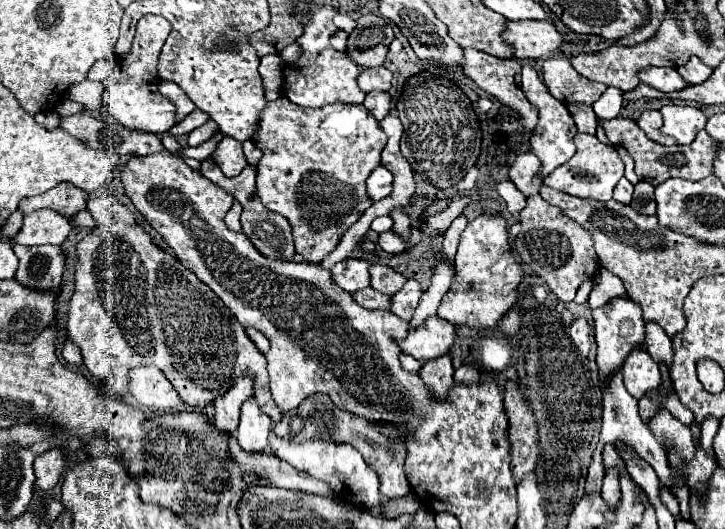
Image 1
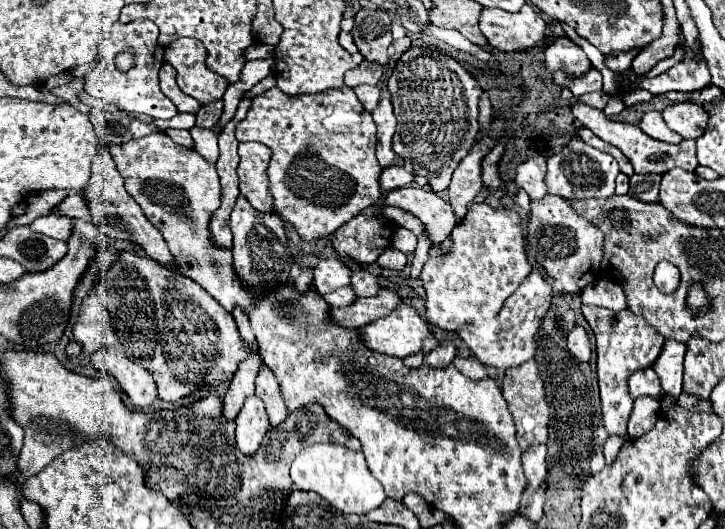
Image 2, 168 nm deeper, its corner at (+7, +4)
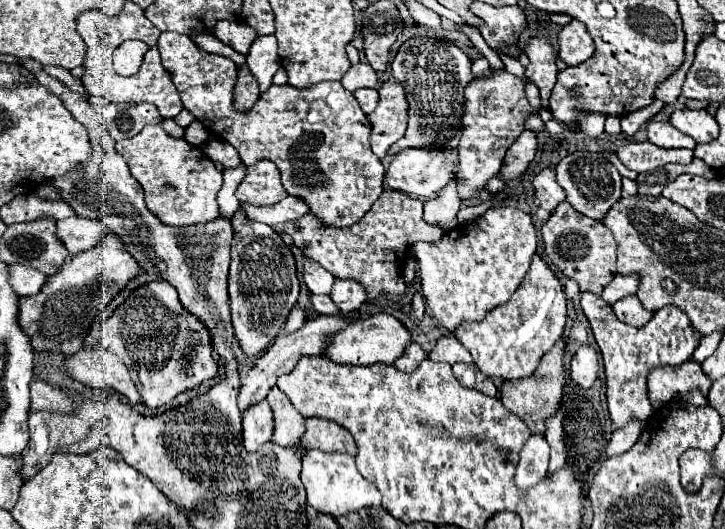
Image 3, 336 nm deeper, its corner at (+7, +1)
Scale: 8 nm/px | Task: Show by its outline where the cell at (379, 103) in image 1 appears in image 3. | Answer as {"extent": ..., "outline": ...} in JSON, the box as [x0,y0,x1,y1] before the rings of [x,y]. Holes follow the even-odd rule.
{"extent":[353,88,377,114],"outline":[[[359,88],[359,90],[355,90],[353,92],[353,96],[355,96],[355,100],[359,102],[359,106],[361,106],[361,110],[365,112],[365,114],[371,114],[373,110],[375,110],[375,106],[377,106],[377,90],[369,90],[369,88]]]}

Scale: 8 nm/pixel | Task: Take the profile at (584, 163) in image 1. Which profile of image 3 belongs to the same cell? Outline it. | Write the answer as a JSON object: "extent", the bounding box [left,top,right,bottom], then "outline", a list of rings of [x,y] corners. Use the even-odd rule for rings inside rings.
{"extent":[555,152,621,220],"outline":[[[573,152],[557,164],[555,172],[559,186],[567,192],[567,202],[587,218],[603,220],[611,206],[621,198],[621,174],[603,154]]]}

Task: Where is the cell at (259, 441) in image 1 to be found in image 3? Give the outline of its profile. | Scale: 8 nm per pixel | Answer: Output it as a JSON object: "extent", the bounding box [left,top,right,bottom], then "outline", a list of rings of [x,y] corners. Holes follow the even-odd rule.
{"extent":[243,400,273,452],"outline":[[[263,400],[243,412],[243,444],[249,452],[257,452],[261,444],[273,436],[273,412]]]}

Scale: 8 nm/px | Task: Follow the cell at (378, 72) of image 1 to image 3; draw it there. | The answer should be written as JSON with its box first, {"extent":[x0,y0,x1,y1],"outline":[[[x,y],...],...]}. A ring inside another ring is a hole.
{"extent":[341,62,377,92],"outline":[[[359,62],[347,70],[341,84],[349,92],[355,92],[359,88],[377,88],[377,72],[369,64]]]}

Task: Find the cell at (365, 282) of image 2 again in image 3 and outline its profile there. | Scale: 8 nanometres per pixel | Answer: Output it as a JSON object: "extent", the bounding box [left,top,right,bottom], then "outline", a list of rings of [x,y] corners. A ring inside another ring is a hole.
{"extent":[329,280,367,314],"outline":[[[335,280],[329,296],[341,314],[357,312],[361,308],[361,304],[365,304],[365,300],[367,300],[365,290],[359,288],[359,284],[355,280]]]}

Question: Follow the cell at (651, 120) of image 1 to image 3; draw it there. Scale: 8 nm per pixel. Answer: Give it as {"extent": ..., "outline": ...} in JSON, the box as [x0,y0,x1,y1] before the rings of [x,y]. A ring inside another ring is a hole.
{"extent":[647,122,697,150],"outline":[[[649,122],[647,134],[649,134],[649,142],[653,142],[659,148],[689,148],[689,150],[695,150],[695,146],[697,146],[697,142],[691,136],[679,132],[669,122]]]}

